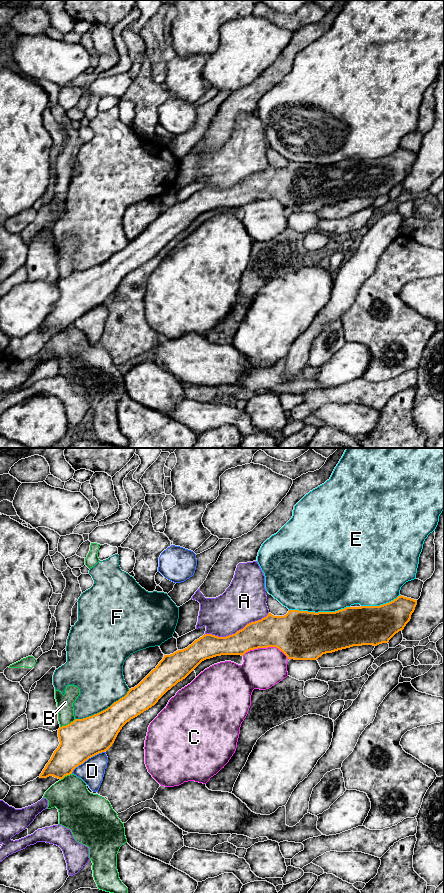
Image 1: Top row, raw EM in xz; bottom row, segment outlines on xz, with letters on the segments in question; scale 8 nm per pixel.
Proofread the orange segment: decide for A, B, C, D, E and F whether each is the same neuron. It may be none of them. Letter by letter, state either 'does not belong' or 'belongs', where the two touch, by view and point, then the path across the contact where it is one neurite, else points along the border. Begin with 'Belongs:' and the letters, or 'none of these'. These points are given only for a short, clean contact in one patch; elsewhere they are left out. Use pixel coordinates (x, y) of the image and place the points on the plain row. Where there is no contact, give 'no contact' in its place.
Belongs: none of these
A: does not belong; contact xz (237, 183)
B: does not belong; contact xz (68, 276)
C: does not belong; contact xz (266, 199)
D: does not belong; contact xz (87, 311)
E: does not belong; contact xz (319, 164)
F: does not belong; contact xz (103, 262)

